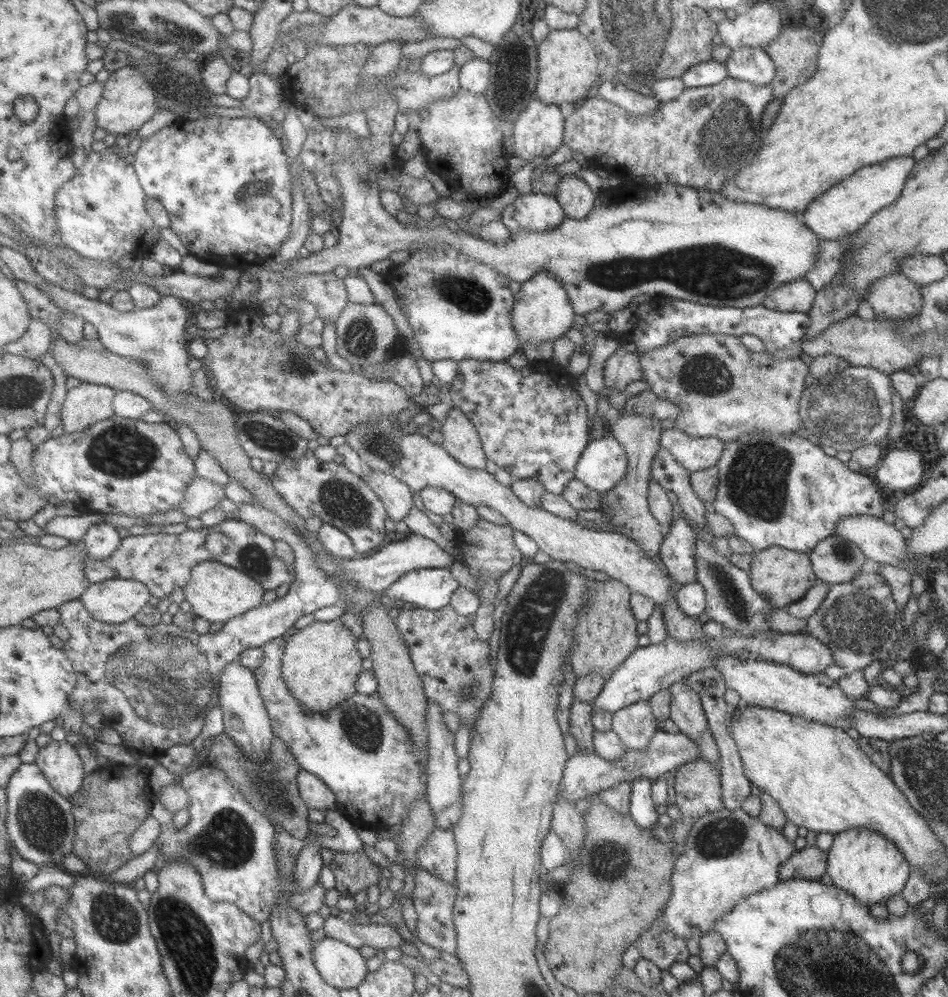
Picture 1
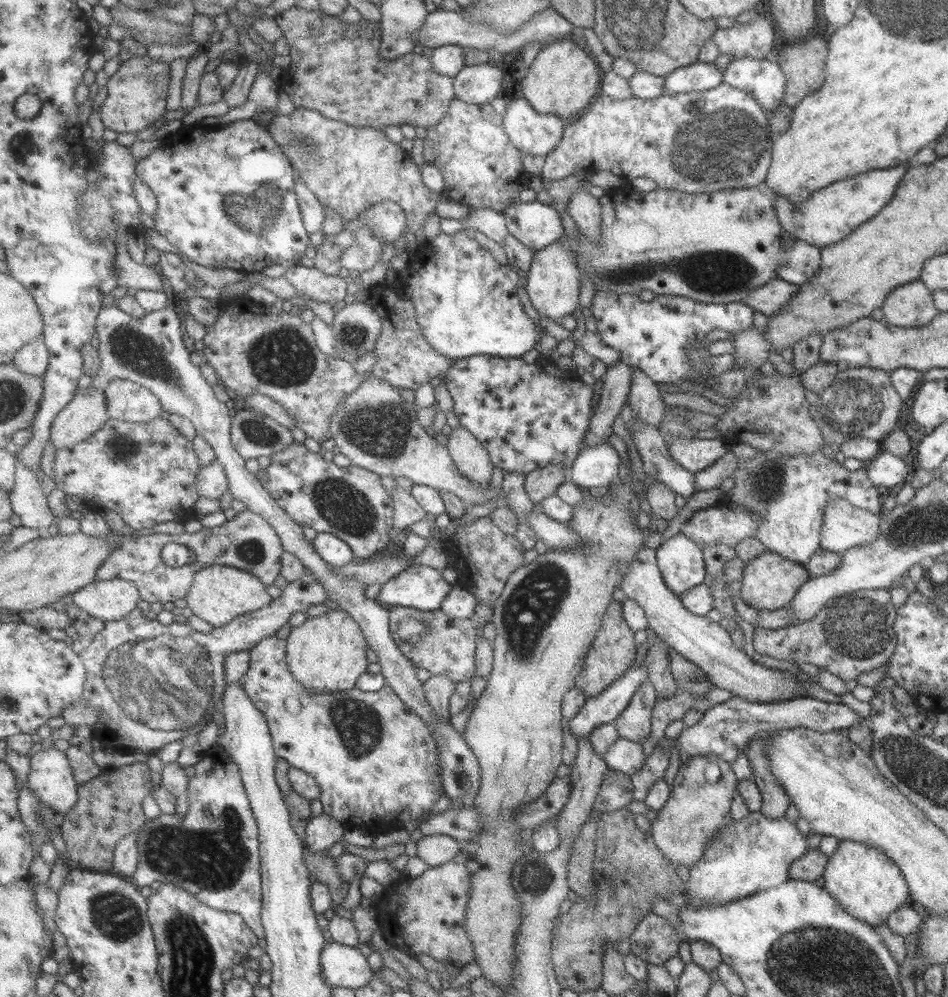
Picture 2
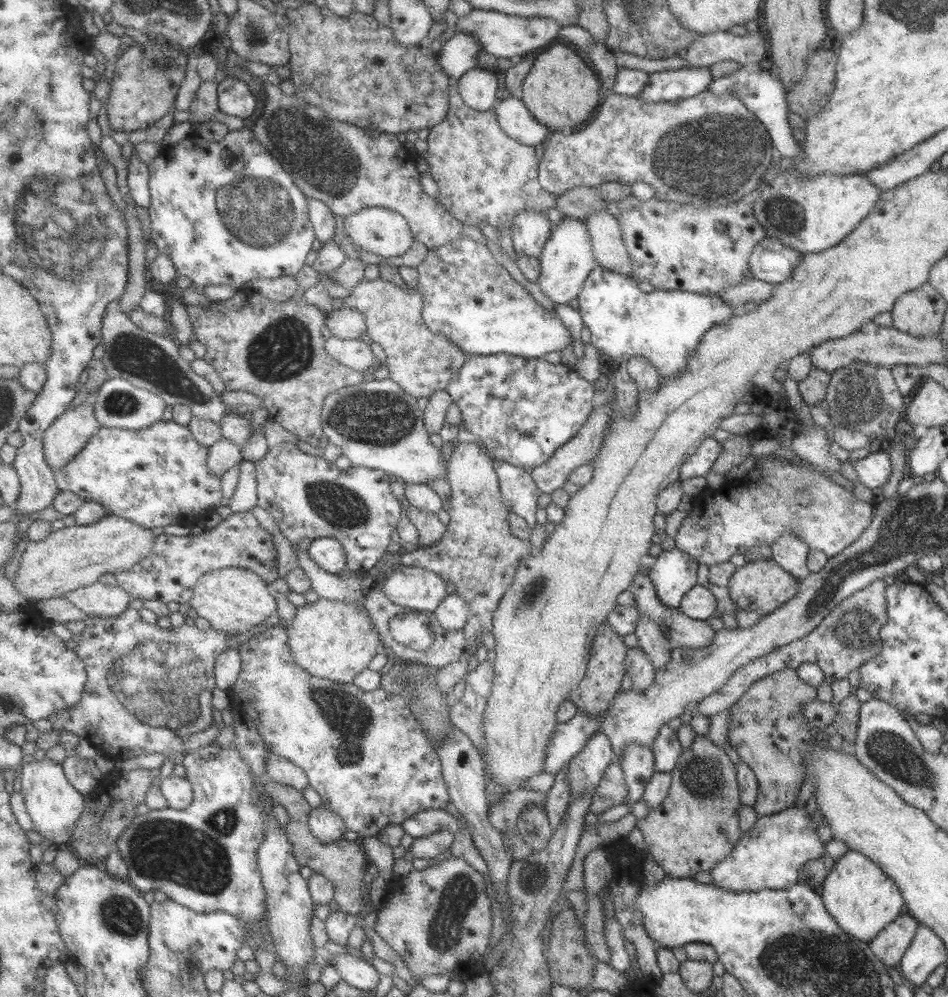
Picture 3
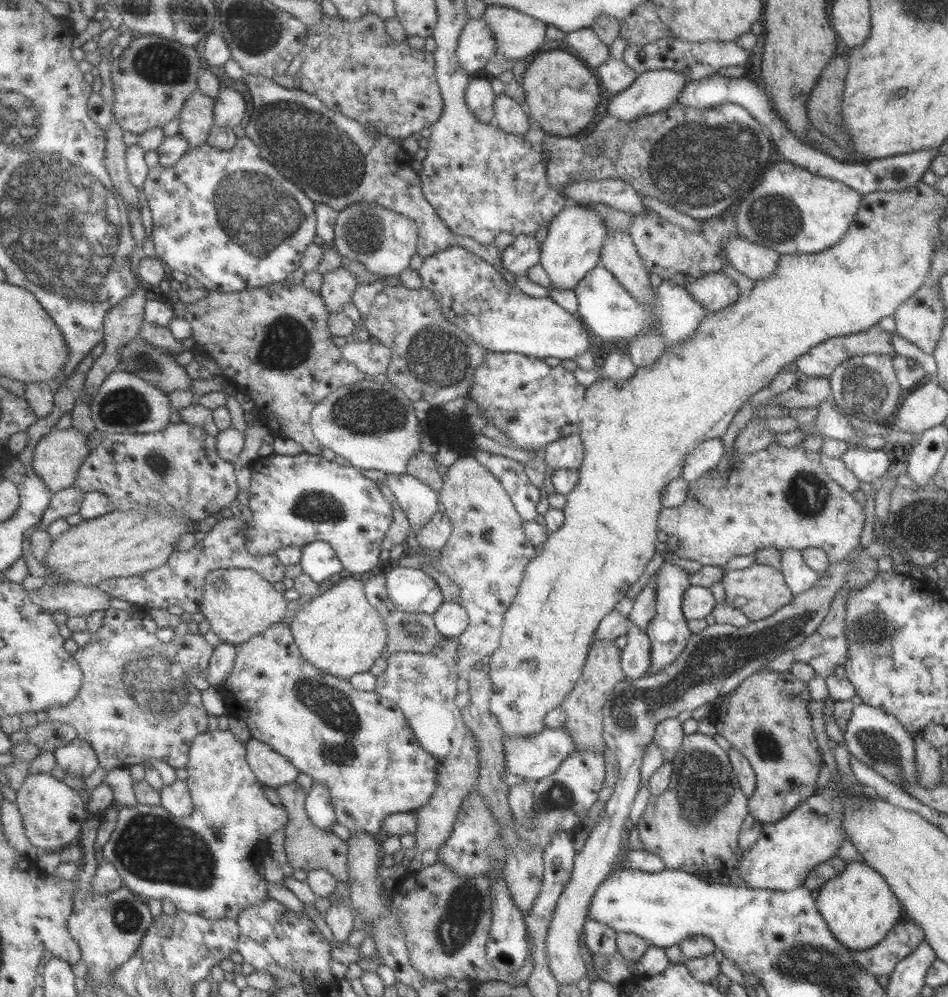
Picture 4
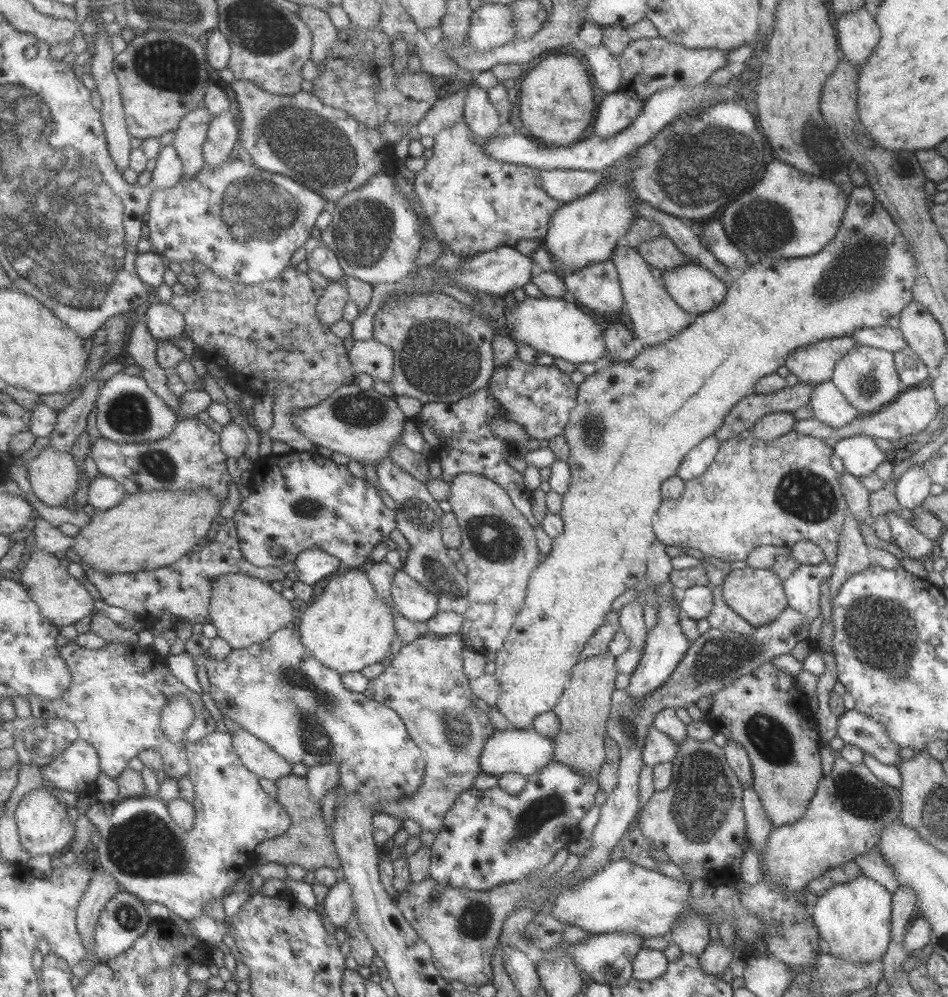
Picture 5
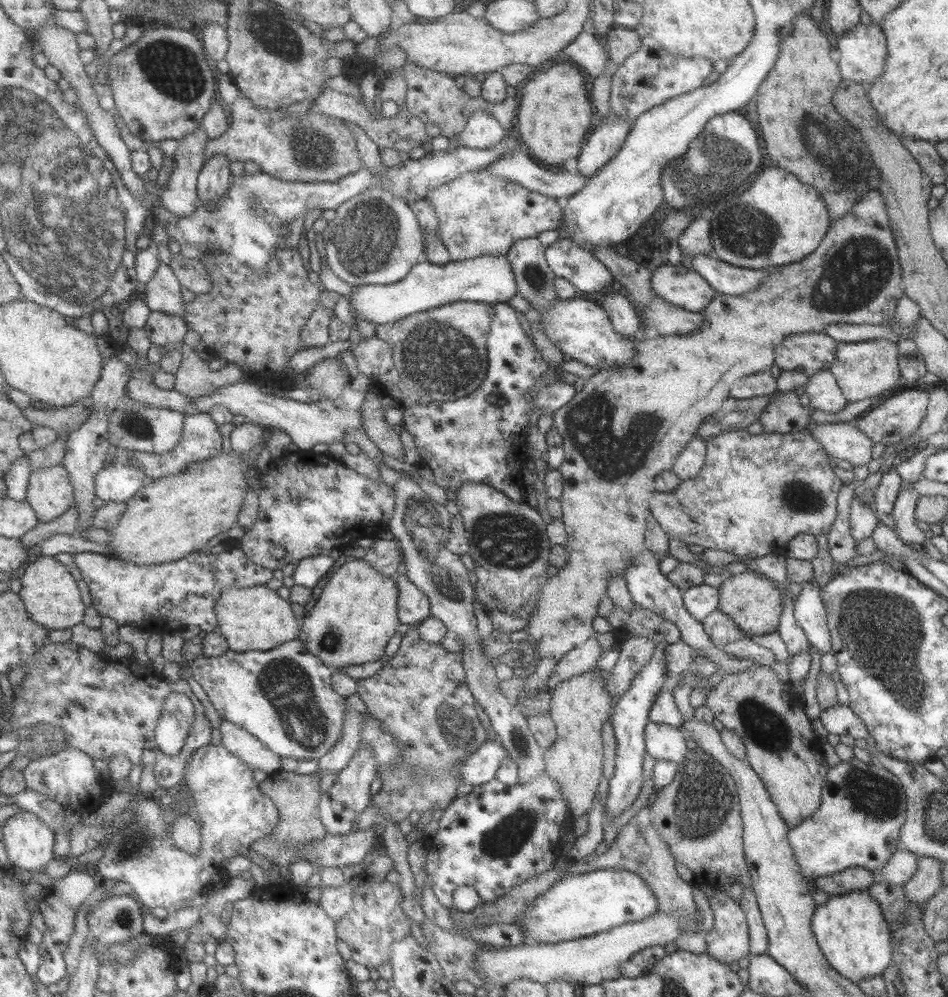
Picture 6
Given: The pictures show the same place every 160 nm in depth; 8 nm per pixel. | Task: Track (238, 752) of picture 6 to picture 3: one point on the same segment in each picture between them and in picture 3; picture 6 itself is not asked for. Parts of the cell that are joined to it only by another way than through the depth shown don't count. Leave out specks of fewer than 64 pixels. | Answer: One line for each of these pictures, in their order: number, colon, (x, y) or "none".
3: (279, 769)
4: (273, 769)
5: (258, 756)

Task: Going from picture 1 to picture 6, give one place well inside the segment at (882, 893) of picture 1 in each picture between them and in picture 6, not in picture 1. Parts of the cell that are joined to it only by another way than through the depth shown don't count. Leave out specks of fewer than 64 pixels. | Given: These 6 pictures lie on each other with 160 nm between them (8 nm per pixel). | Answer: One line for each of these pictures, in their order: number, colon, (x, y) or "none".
2: (864, 882)
3: (857, 894)
4: (857, 906)
5: (853, 918)
6: (850, 930)

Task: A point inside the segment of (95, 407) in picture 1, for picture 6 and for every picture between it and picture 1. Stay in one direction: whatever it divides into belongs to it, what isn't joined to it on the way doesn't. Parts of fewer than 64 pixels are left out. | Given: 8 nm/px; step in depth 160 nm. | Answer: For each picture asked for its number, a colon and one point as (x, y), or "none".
2: (88, 412)
3: (68, 436)
4: (58, 457)
5: (55, 474)
6: (51, 492)

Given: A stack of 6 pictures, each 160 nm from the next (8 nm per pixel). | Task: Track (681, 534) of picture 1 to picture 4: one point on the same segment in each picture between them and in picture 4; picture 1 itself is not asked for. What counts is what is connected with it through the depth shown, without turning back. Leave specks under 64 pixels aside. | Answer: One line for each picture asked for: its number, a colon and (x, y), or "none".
2: (679, 559)
3: (672, 573)
4: (668, 633)

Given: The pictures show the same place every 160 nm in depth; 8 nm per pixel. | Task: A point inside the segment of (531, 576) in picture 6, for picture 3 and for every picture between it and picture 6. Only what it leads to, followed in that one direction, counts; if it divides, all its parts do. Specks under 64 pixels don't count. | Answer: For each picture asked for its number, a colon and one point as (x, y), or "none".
3: (478, 555)
4: (486, 552)
5: (499, 549)

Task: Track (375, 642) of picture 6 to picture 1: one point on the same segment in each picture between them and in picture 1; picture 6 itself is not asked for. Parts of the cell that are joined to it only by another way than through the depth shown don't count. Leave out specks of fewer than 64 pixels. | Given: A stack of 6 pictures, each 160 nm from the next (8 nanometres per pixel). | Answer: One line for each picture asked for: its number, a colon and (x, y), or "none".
1: (322, 663)
2: (329, 653)
3: (335, 640)
4: (339, 631)
5: (348, 628)

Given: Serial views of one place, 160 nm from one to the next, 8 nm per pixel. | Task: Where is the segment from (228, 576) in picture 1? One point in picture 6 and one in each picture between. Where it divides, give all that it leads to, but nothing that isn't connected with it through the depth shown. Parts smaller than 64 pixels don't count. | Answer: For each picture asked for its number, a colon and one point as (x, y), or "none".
2: (219, 594)
3: (233, 600)
4: (240, 604)
5: (245, 610)
6: (257, 618)

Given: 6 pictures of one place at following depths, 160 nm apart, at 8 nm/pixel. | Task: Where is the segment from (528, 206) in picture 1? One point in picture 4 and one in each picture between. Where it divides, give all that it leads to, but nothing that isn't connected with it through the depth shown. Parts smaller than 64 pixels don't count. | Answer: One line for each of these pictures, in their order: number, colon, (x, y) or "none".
2: (535, 225)
3: (529, 231)
4: (523, 253)

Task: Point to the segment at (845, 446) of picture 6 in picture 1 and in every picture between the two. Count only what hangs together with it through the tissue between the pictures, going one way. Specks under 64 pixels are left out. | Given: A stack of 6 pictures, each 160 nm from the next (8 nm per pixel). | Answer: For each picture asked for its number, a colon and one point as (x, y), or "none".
1: (900, 469)
2: (886, 469)
3: (872, 470)
4: (868, 465)
5: (860, 455)

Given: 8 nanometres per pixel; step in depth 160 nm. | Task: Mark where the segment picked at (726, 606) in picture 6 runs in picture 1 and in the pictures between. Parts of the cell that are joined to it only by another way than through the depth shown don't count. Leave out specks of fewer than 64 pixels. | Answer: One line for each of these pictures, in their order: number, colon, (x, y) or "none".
1: (780, 576)
2: (768, 582)
3: (760, 585)
4: (759, 590)
5: (756, 595)

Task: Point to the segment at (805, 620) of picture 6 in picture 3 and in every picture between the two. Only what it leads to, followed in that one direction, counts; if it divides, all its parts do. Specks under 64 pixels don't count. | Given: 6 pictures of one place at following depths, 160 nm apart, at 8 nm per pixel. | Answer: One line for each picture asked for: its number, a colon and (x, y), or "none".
3: (789, 553)
4: (798, 577)
5: (801, 589)

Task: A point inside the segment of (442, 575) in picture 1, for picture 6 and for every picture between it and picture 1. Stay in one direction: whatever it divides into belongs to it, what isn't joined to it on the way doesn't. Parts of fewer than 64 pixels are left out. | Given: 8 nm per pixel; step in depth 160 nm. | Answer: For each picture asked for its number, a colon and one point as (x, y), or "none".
2: (421, 587)
3: (419, 589)
4: (411, 590)
5: (412, 600)
6: (414, 607)

